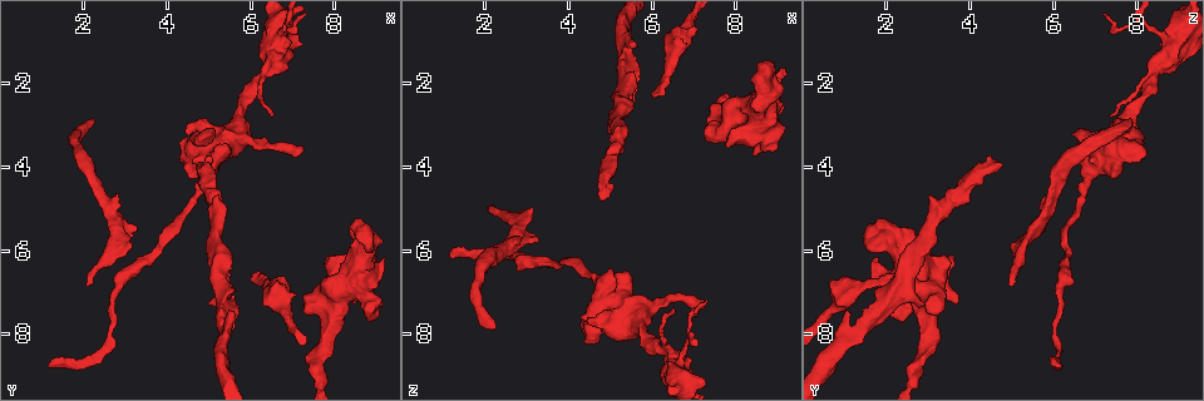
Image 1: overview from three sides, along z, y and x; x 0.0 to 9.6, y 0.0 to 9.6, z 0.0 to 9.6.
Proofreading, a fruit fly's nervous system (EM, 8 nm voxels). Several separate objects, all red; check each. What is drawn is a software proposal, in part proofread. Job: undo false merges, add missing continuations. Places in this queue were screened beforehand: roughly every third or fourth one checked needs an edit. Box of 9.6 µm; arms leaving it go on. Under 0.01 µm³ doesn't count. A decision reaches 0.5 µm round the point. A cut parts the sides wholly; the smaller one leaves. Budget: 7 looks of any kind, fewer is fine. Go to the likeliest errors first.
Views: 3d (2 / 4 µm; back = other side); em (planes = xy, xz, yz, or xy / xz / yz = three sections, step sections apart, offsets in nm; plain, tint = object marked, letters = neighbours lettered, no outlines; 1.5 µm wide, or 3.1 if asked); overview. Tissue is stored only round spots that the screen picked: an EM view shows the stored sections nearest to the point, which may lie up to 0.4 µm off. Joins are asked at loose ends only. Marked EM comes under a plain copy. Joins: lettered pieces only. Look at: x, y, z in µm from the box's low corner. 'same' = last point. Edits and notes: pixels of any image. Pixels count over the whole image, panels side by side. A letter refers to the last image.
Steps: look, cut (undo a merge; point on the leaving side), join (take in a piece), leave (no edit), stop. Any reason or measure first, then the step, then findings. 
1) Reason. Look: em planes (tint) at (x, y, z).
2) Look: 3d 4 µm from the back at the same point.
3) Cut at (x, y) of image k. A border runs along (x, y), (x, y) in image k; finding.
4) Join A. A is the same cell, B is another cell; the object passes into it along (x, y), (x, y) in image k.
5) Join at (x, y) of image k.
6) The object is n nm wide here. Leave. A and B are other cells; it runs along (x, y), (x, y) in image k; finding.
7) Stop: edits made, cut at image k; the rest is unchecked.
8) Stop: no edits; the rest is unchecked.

Free end. Look: 3d 2 µm at (2.25, 2.80, 7.90).

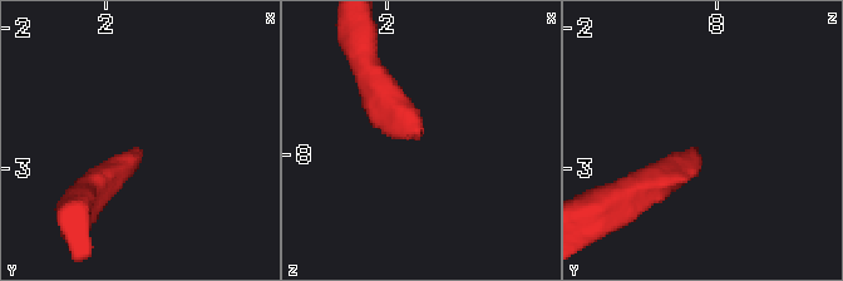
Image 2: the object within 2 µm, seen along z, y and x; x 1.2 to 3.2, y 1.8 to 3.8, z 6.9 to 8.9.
Look: em planes (letters) at (2.22, 2.88, 7.86).

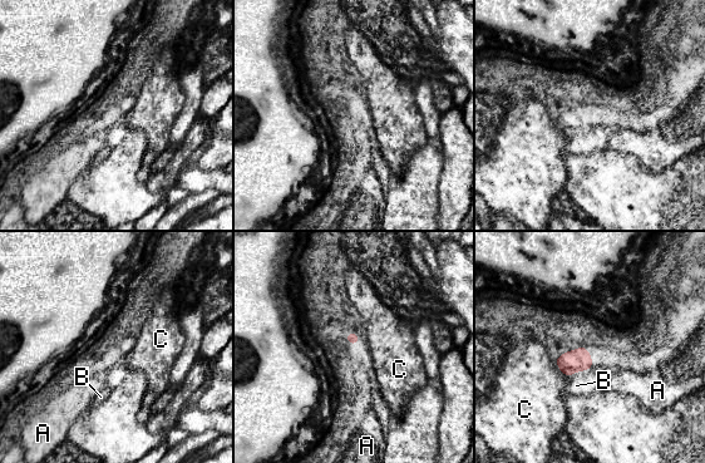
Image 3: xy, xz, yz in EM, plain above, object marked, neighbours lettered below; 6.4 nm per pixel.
The longest contact is with C, 150 nm. Leave. A, B and C are other cells; a border runs along (555, 360), (556, 365), (568, 378) in image 3; none of them fits.

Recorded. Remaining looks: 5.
Branch point. Look: em yz step 8 (tint) at (5.35, 8.05, 1.25).

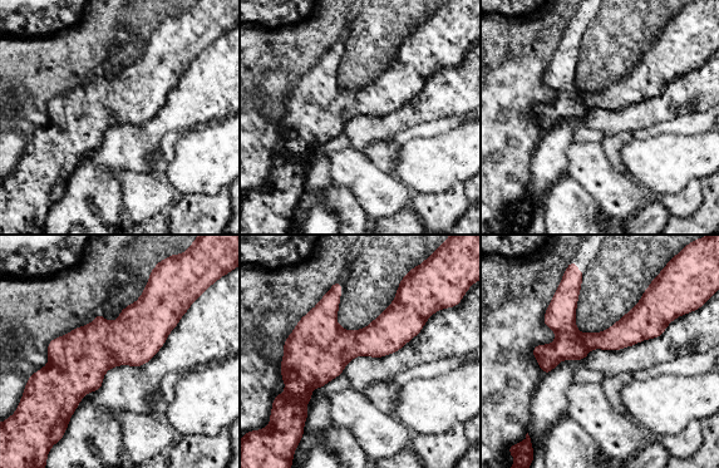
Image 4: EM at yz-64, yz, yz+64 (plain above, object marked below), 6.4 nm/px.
Look: em xy step 8 (tint) at the same point.

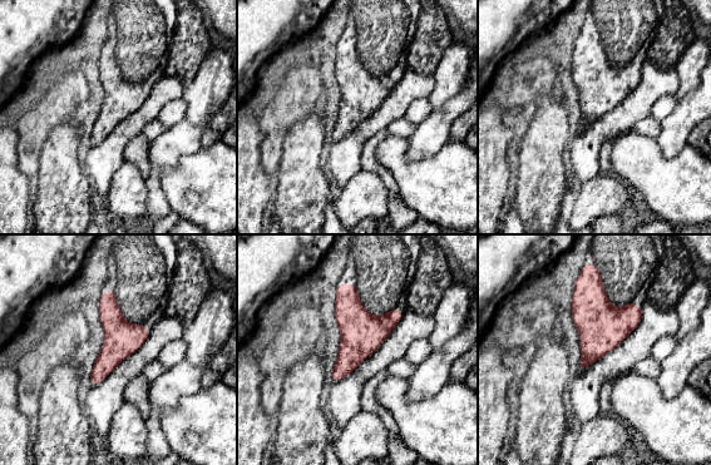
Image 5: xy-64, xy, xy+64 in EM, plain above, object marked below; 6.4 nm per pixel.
What lies round it. Look: em xy step 8 (letters) at the same point.

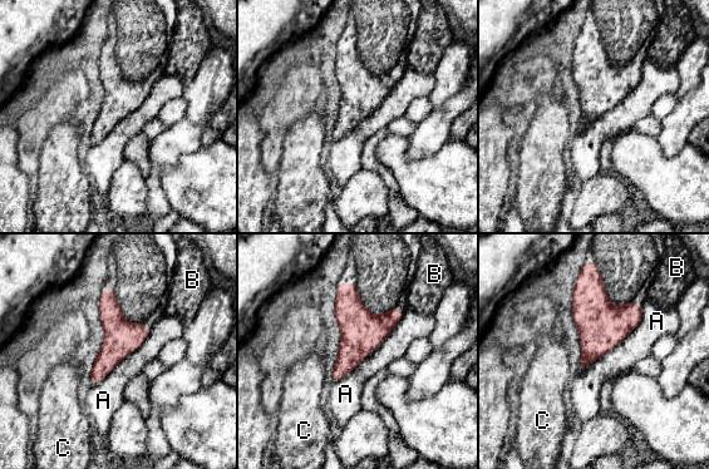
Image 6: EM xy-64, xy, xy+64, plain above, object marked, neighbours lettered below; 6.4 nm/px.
Leave. A, B and C are other cells; a border runs along (403, 314), (377, 347), (334, 381) in image 6; one cell here.

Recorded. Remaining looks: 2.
Stop: no edits; the rest is unchecked.

